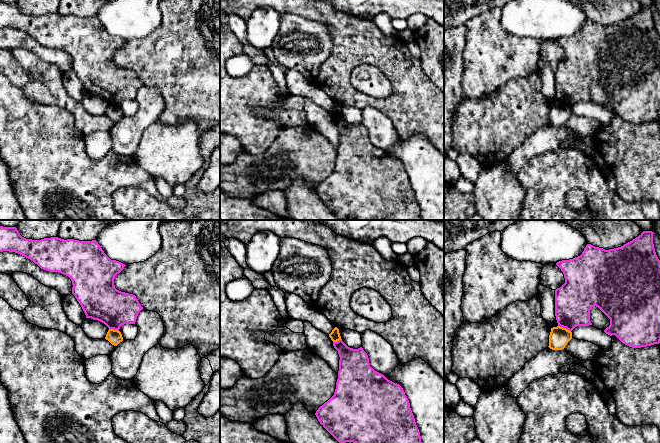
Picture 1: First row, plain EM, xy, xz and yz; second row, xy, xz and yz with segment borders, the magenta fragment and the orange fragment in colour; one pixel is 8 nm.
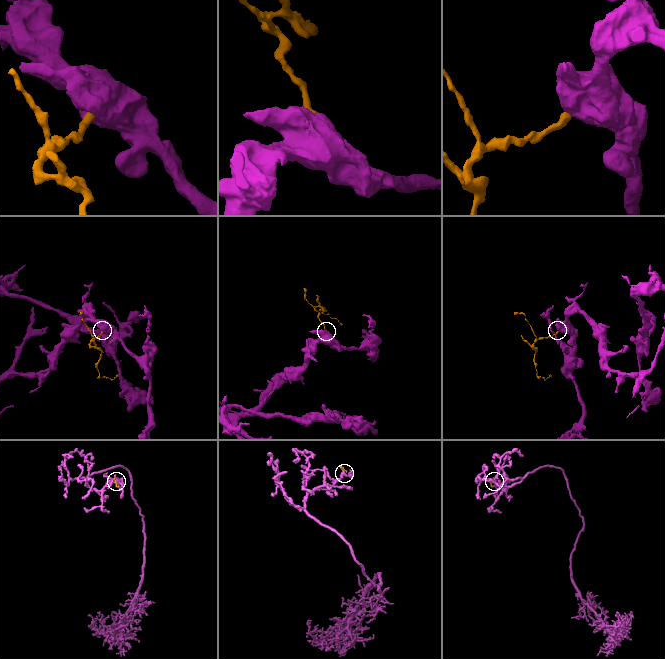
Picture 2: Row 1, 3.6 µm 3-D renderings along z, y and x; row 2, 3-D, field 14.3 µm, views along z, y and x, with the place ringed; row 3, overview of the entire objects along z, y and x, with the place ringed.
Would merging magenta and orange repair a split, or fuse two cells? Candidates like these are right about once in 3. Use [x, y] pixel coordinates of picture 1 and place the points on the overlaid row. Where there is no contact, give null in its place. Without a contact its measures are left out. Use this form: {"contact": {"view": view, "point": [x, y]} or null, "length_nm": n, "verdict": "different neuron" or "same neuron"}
{"contact": {"view": "yz", "point": [564, 327]}, "length_nm": 120, "verdict": "different neuron"}

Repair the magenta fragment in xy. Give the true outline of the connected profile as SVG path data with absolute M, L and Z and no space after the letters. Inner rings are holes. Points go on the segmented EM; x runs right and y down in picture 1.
M0 226L0 252L18 253L37 264L41 269L58 272L72 281L72 294L81 305L86 318L98 320L109 329L118 330L124 324L135 324L138 313L143 309L135 295L115 288L114 279L125 264L111 260L96 240L79 241L58 237L32 240L22 237L16 227Z

